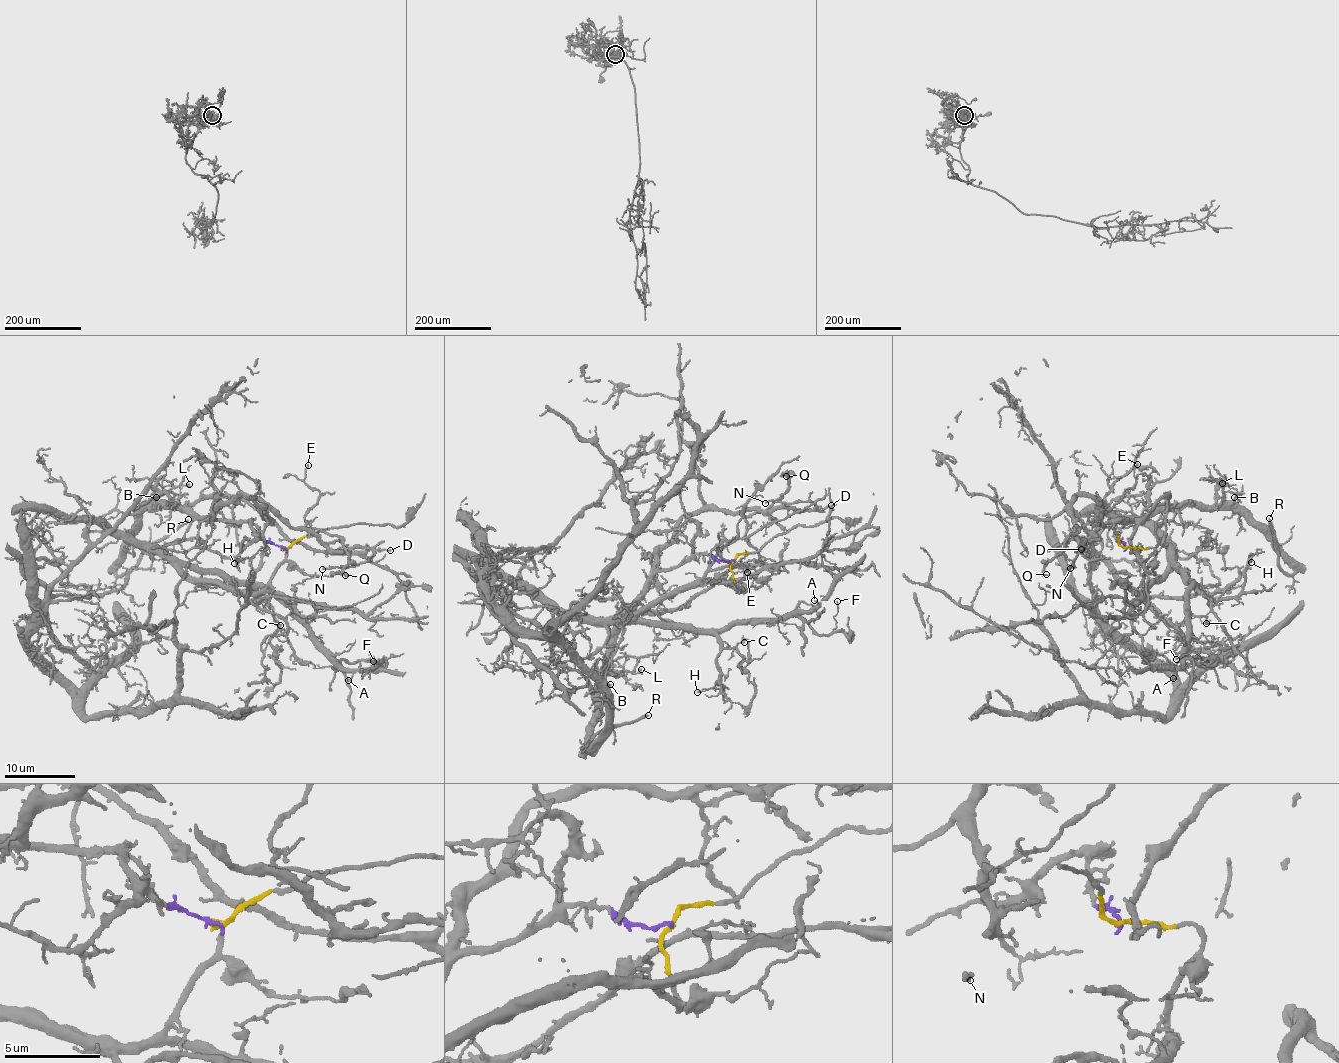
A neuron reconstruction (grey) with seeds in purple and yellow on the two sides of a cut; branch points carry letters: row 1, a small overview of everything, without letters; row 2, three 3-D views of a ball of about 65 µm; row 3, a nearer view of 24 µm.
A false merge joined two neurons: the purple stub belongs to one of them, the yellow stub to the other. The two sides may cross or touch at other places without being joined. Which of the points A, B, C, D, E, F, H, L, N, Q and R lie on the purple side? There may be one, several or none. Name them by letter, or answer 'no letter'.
B, D, E, L, N, Q, R

